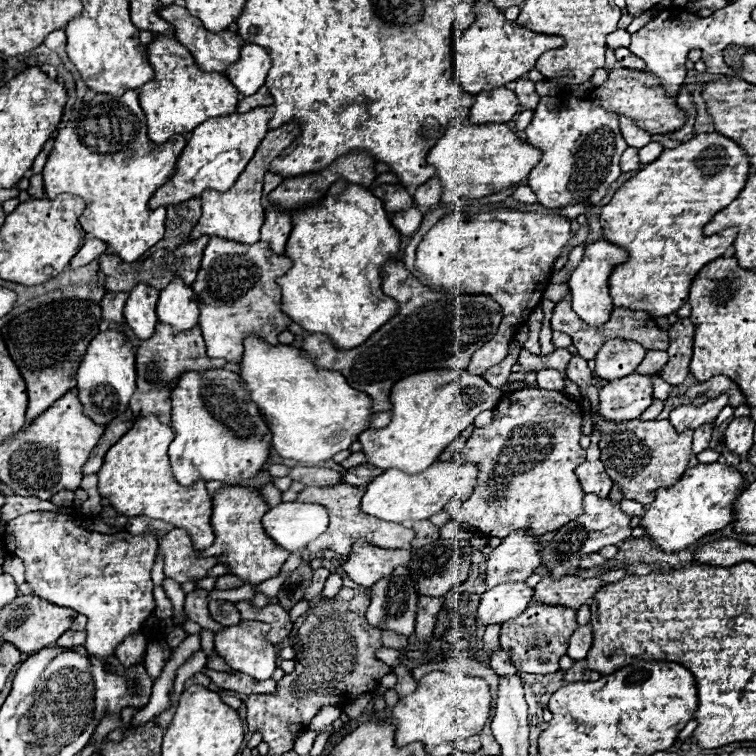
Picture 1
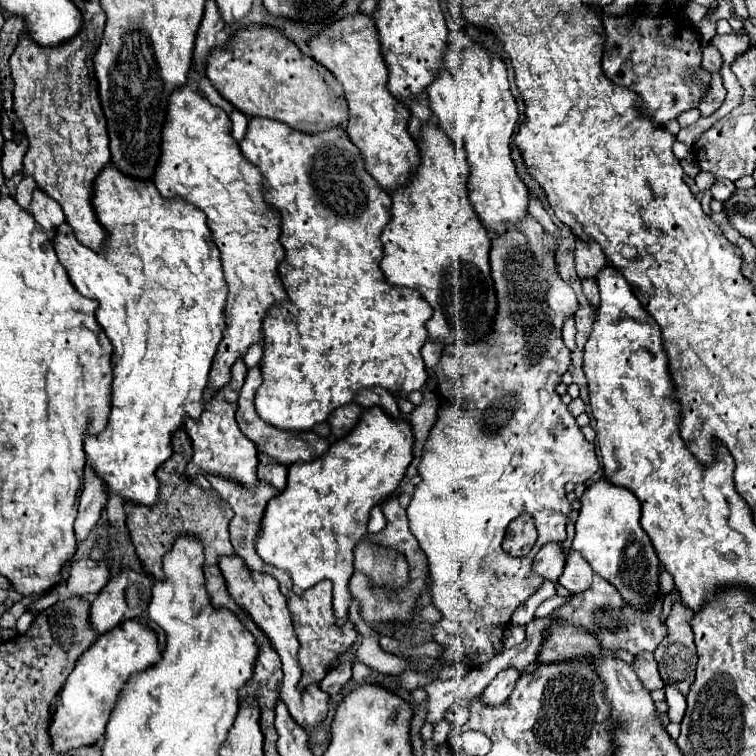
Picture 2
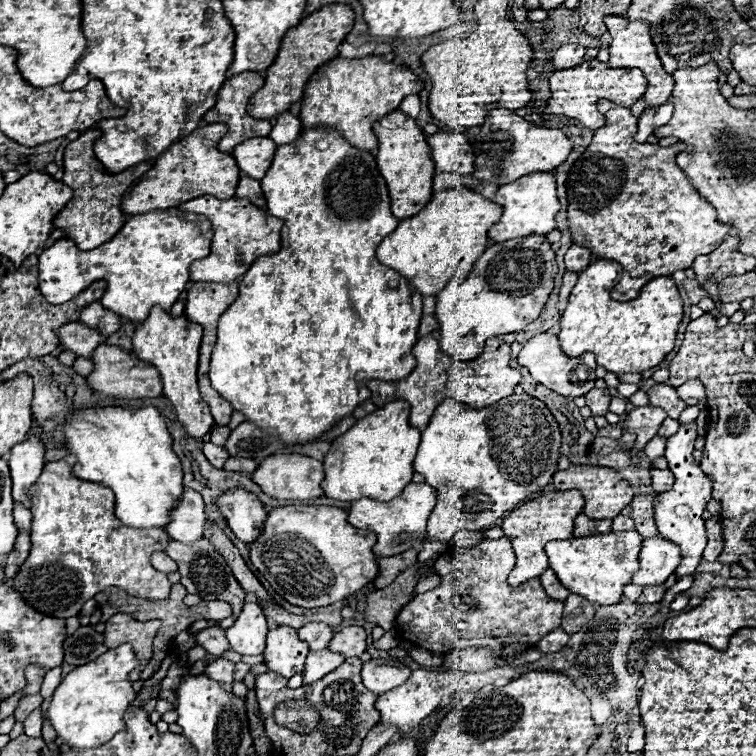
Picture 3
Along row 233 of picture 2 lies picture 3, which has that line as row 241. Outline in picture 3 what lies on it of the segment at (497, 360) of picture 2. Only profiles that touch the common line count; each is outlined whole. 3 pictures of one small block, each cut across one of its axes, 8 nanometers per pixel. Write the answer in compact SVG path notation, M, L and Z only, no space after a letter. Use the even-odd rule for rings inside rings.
M526 236L488 246L464 282L450 282L438 294L434 316L440 322L442 352L458 360L474 360L482 354L488 338L522 330L540 316L556 272L554 250L544 236Z

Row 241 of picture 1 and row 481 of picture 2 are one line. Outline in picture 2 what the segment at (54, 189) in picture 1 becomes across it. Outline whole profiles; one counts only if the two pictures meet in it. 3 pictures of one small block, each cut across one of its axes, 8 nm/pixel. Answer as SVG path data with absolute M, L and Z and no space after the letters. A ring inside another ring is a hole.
M106 166L94 184L94 210L98 212L100 224L108 230L102 254L80 244L68 224L62 224L54 238L56 254L76 290L98 302L96 320L114 346L112 412L108 428L102 436L90 436L84 444L84 452L88 466L104 482L108 496L152 508L160 502L156 470L172 456L174 432L184 426L184 418L198 420L204 410L202 394L226 328L228 284L222 272L220 250L206 226L204 212L184 200L162 198L154 184L134 184L134 180L126 180L126 176Z

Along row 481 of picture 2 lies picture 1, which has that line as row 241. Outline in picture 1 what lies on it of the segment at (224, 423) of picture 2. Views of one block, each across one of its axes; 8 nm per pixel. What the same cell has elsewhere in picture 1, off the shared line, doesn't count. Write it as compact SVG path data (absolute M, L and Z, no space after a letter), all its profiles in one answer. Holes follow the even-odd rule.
M294 122L280 126L276 130L270 130L266 138L262 140L260 148L256 150L254 158L248 162L246 170L238 176L236 184L228 192L218 194L214 190L206 190L202 194L202 218L194 226L190 238L196 240L200 236L218 236L218 238L226 238L240 244L256 244L260 240L260 228L264 224L264 206L262 206L264 174L268 172L268 164L276 156L280 156L280 152L286 150L298 134L300 134L300 128Z

